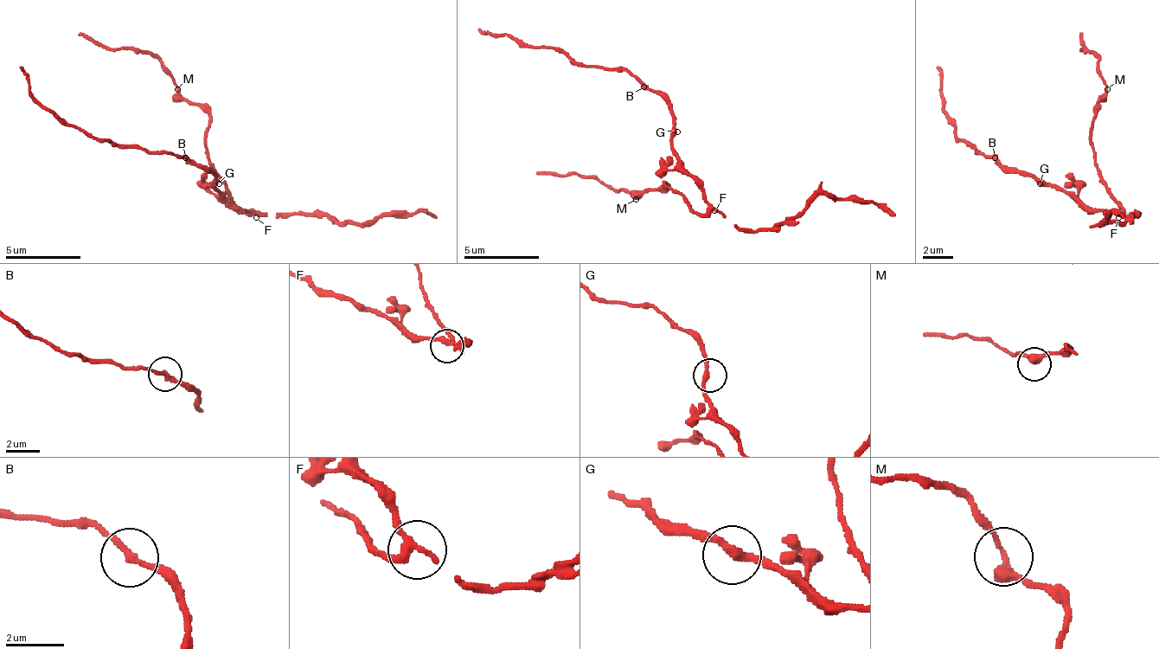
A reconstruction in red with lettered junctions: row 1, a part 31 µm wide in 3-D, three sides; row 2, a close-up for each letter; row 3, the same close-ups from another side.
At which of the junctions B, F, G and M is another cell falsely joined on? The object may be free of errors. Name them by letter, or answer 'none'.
none

